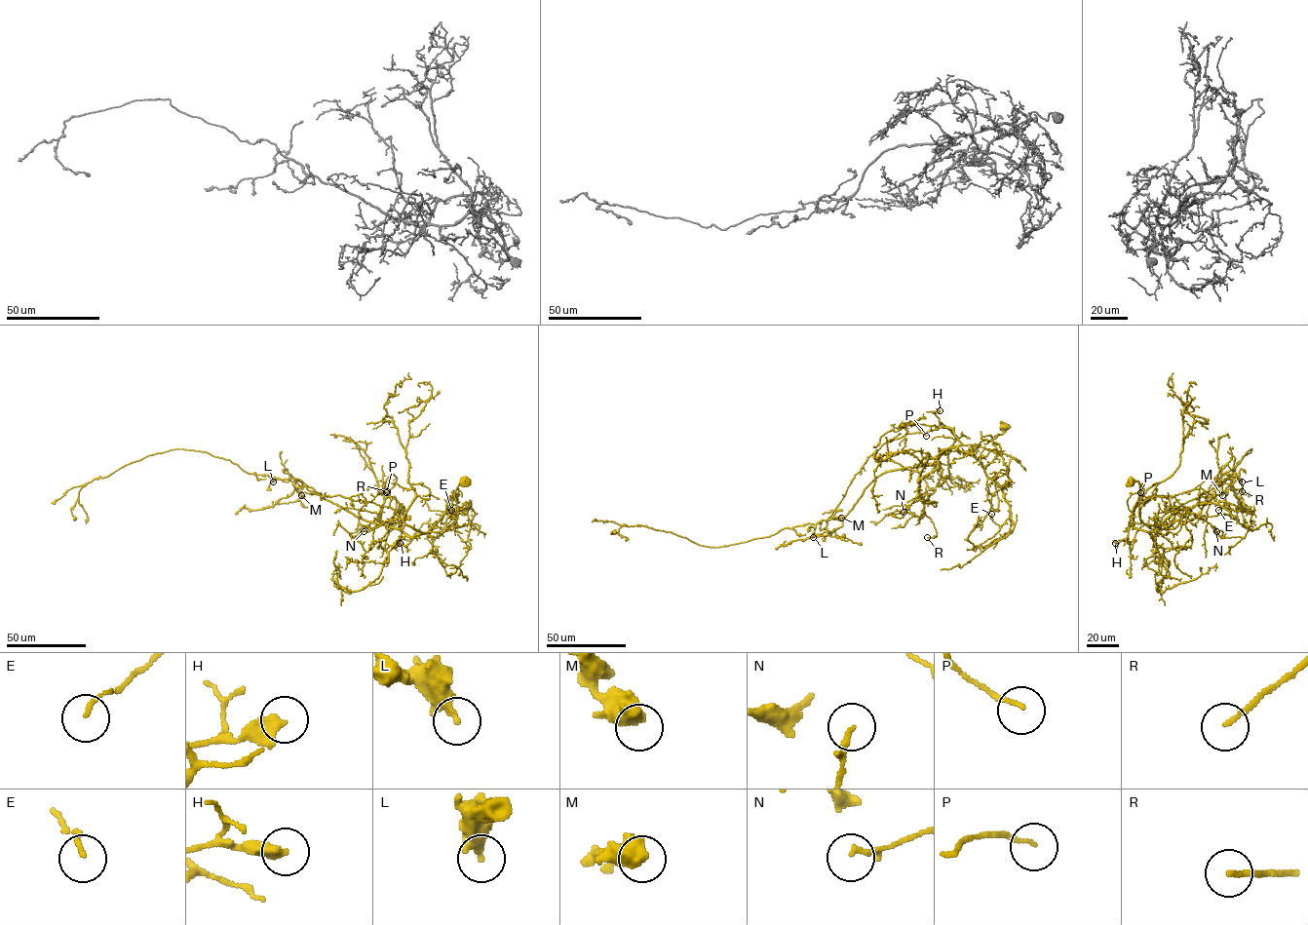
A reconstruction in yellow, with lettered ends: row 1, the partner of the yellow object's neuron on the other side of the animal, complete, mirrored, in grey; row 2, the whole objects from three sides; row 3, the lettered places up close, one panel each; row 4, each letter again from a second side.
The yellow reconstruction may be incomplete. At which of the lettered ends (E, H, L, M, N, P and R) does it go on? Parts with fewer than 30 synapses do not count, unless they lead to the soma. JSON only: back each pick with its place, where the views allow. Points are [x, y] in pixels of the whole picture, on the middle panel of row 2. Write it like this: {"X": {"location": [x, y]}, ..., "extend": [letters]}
{"extend": []}

